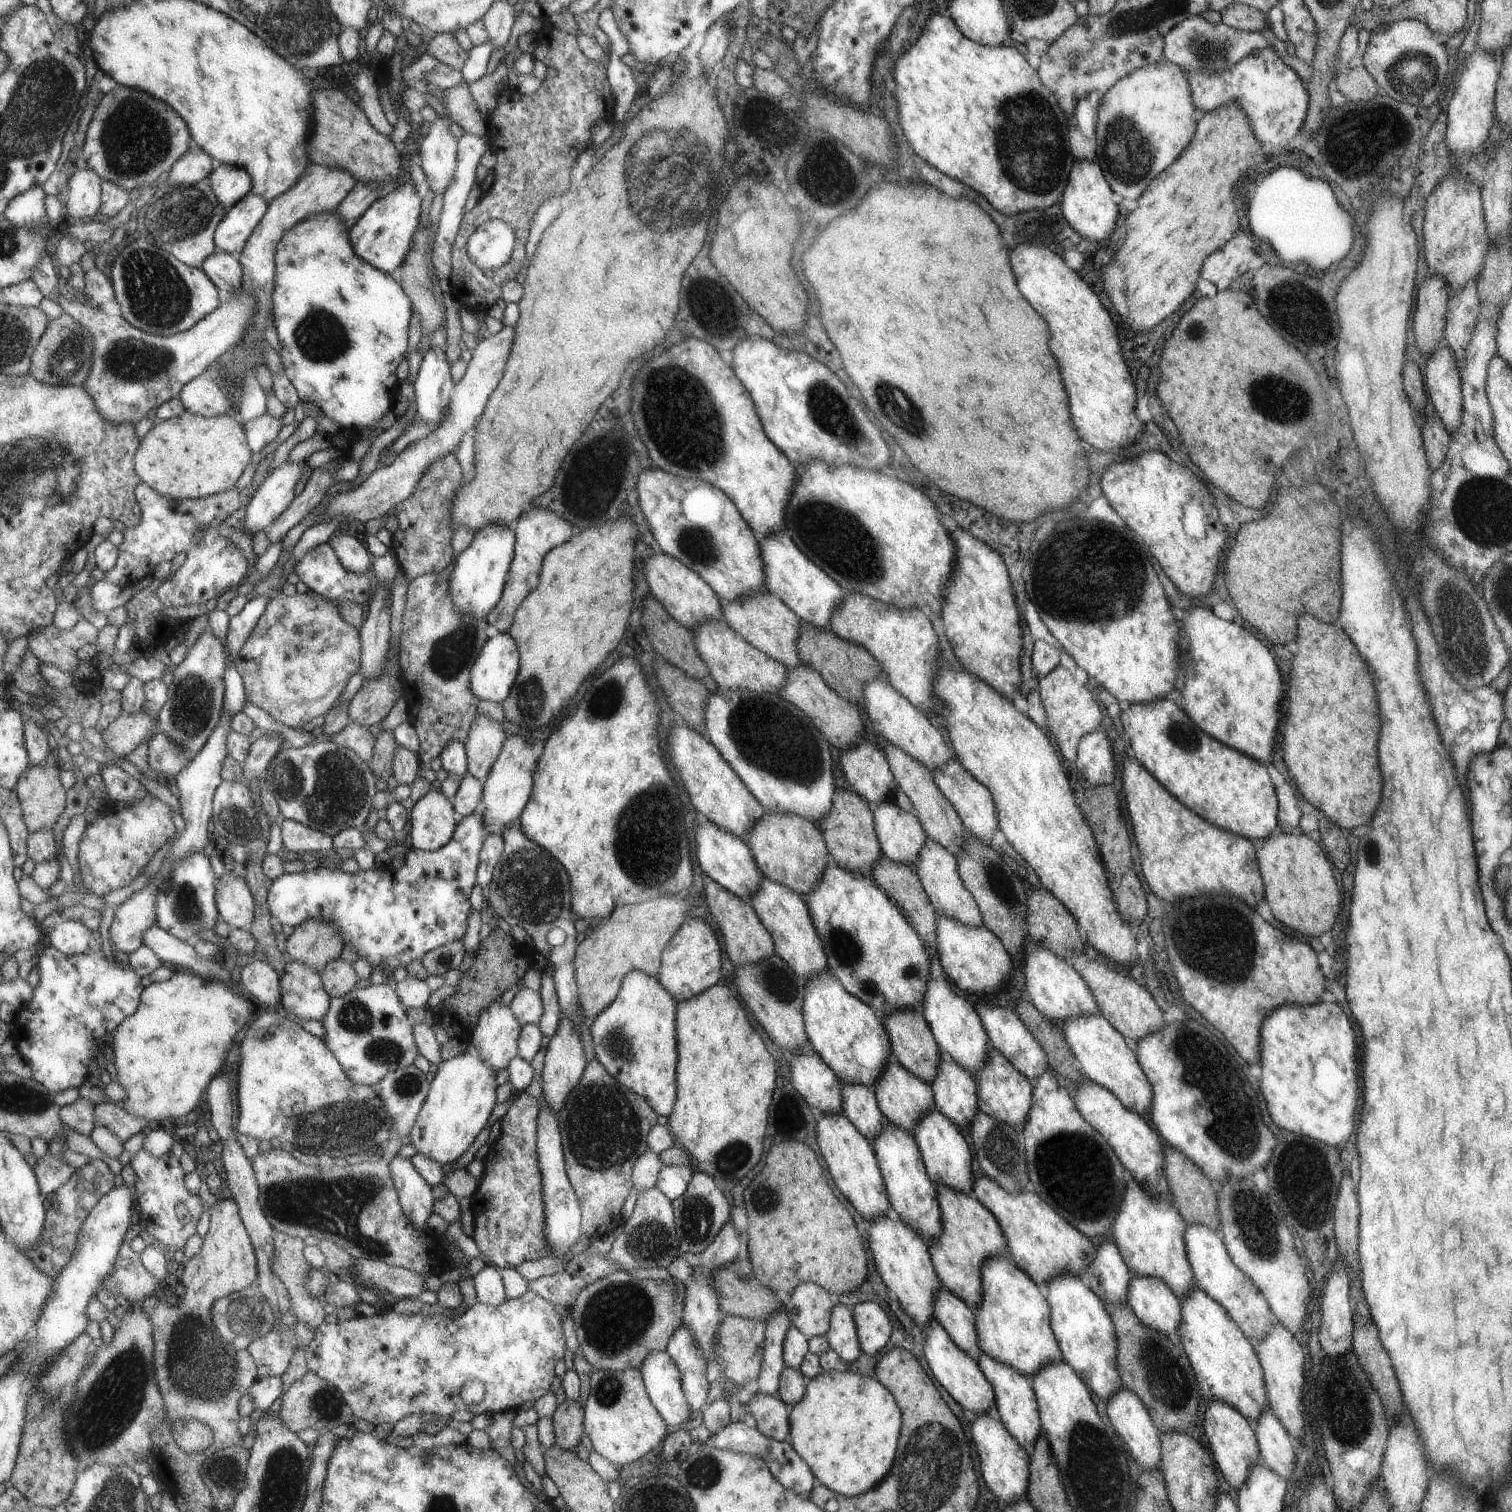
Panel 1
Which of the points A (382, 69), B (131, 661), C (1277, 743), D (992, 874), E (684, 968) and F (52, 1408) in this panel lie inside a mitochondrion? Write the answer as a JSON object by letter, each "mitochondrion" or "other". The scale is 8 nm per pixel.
{"A":"other","B":"other","C":"other","D":"mitochondrion","E":"other","F":"mitochondrion"}

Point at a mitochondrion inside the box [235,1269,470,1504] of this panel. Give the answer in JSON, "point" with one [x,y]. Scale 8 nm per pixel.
{"point":[327,1403]}

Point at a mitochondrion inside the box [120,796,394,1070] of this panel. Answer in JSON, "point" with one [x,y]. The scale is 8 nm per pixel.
{"point":[185,907]}

